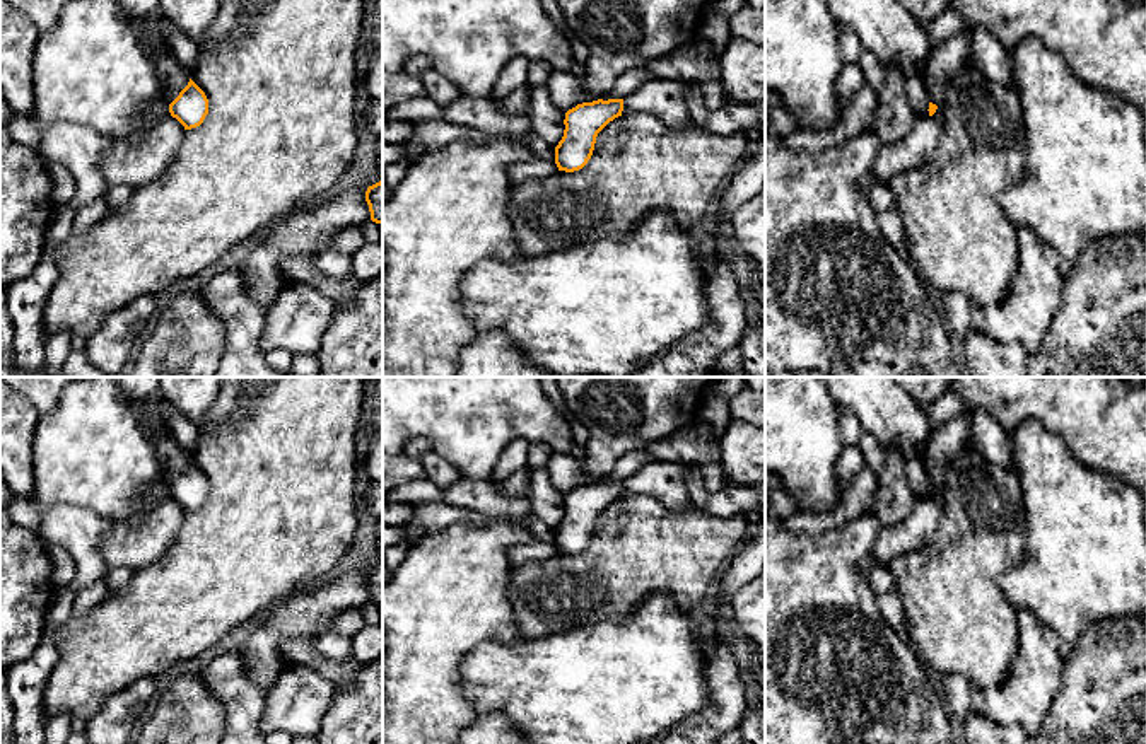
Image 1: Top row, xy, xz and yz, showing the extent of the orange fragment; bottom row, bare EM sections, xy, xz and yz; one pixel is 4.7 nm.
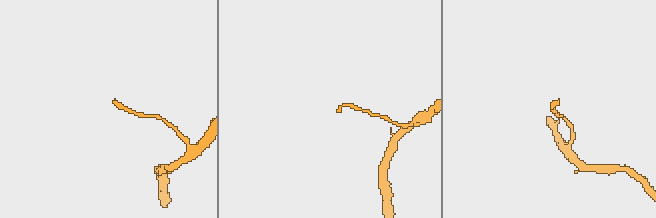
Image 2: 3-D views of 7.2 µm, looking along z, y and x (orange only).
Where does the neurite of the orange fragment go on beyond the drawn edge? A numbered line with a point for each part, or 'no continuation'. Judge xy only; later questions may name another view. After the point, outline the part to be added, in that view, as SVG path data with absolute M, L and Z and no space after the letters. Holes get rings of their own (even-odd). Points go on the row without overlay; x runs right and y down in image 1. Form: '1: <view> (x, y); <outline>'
1: xy (173, 458); M172 433L162 435L157 445L161 456L161 480L166 486L171 486L188 468L190 456L178 444Z

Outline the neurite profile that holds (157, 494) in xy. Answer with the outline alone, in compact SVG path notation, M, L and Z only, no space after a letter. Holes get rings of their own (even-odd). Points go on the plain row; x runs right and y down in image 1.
M164 483L152 485L147 498L123 522L130 524L130 519L137 514L149 515L154 509L169 498L169 488Z

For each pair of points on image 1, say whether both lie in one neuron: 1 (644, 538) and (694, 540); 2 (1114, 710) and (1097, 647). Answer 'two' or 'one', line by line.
1: one
2: one

